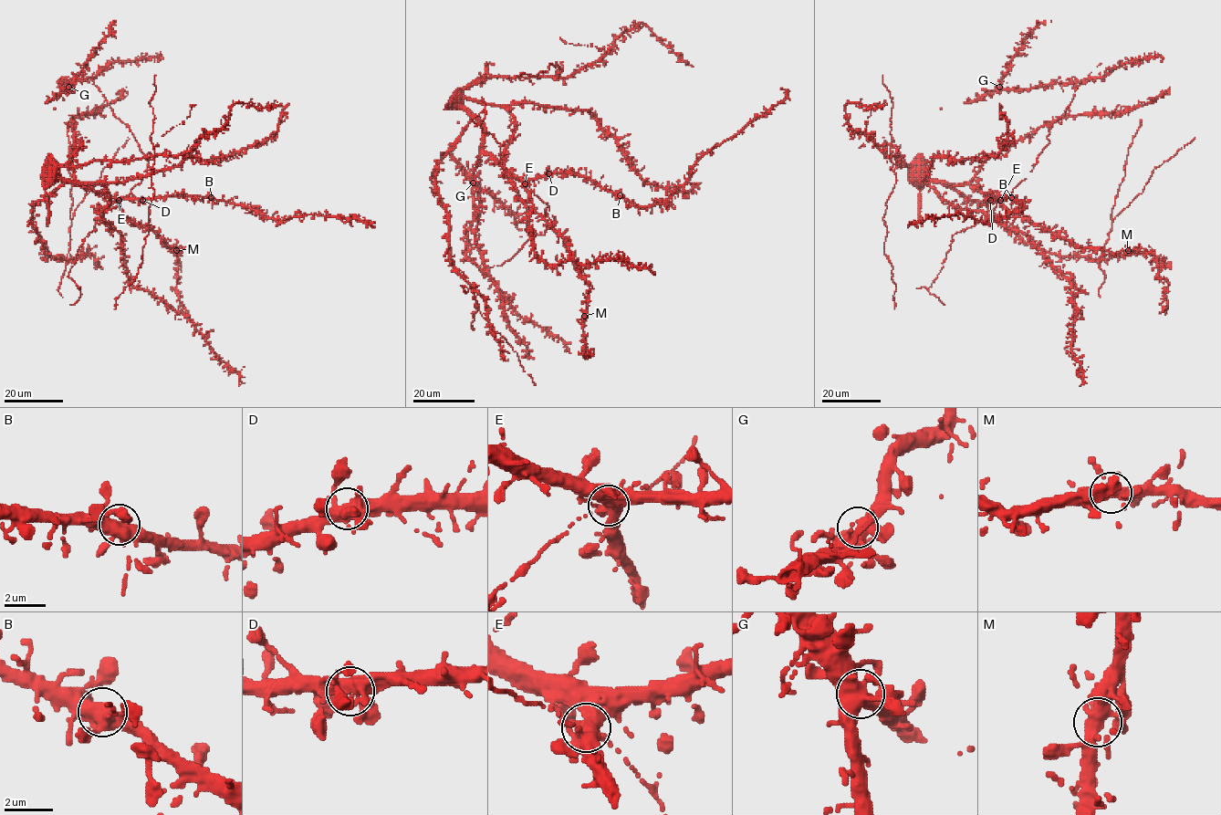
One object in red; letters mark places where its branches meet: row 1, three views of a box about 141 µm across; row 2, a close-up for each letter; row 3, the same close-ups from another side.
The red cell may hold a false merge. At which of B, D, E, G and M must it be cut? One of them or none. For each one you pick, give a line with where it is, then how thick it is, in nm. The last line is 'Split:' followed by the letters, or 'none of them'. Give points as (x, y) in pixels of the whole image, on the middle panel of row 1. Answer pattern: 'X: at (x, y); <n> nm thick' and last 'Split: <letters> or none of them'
Split: none of them

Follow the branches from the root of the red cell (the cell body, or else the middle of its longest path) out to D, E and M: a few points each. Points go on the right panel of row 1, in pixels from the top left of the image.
D: (973, 187), (996, 199), (990, 200)
E: (973, 187), (999, 201)
M: (973, 187), (994, 195), (1017, 215), (1026, 216), (1081, 246), (1105, 248), (1112, 253), (1128, 250)

